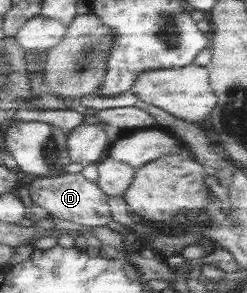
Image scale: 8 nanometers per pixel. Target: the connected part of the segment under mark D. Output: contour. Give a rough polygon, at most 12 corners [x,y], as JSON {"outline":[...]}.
{"outline":[[81,172],[38,177],[34,203],[58,222],[112,223],[109,194]]}

